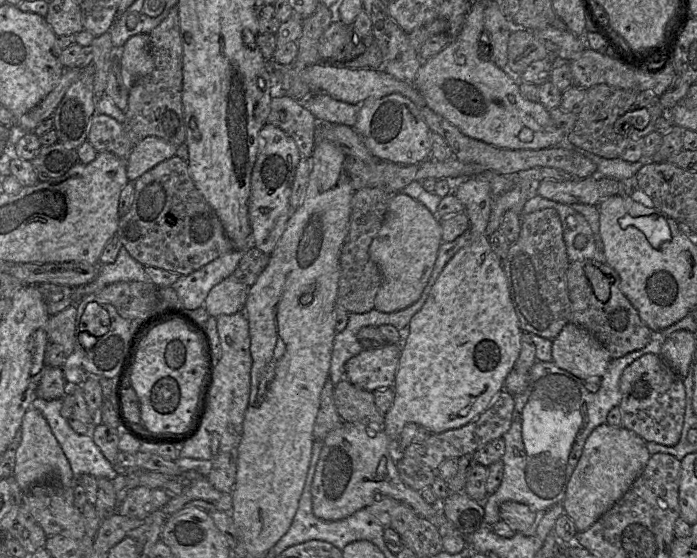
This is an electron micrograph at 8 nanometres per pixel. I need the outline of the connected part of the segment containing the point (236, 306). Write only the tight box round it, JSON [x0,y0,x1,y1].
[203,275,249,318]

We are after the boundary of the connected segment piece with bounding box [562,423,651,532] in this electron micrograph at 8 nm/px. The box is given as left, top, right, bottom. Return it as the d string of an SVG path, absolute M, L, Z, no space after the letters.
M606 423L592 431L586 439L562 501L564 512L572 519L578 532L591 527L628 491L650 456L646 442L631 430Z

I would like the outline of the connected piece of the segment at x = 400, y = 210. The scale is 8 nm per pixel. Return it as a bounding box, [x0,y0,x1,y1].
[369,192,442,313]

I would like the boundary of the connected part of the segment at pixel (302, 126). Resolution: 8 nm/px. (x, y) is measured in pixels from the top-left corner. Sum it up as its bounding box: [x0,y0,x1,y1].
[267,95,316,158]

